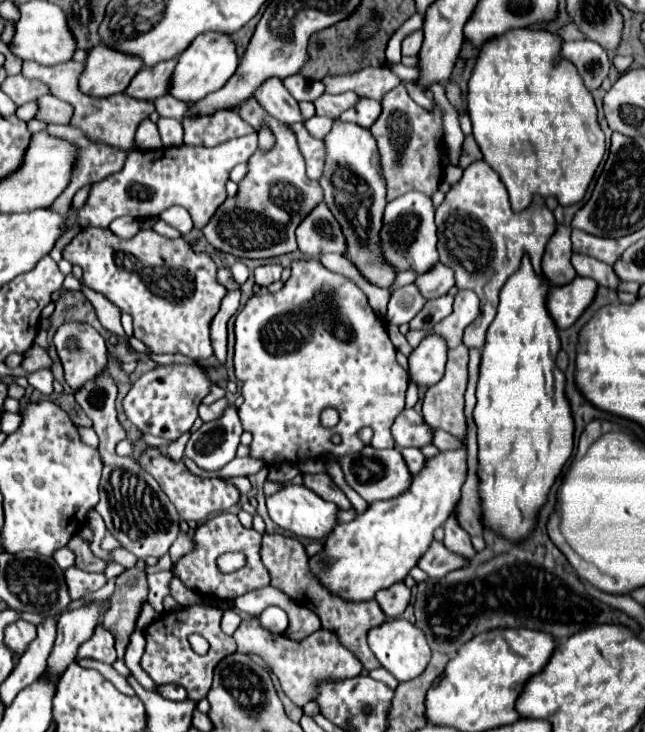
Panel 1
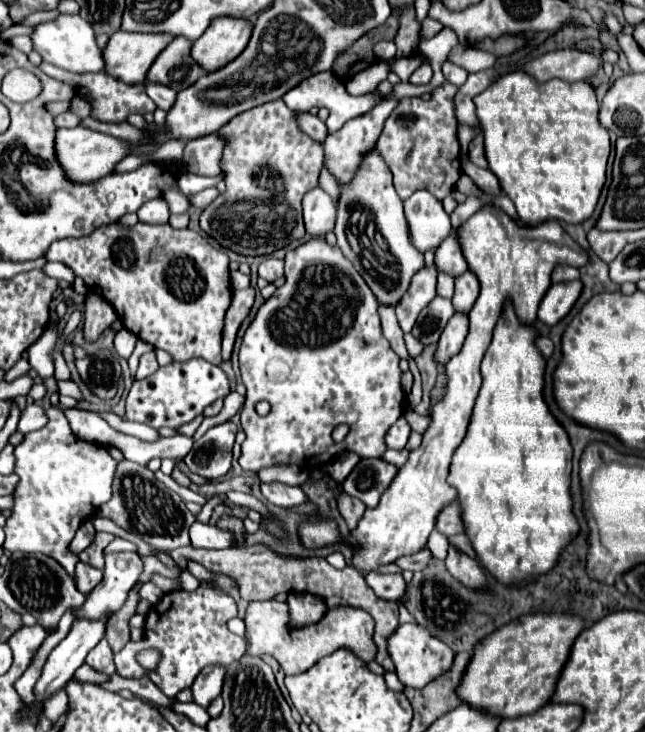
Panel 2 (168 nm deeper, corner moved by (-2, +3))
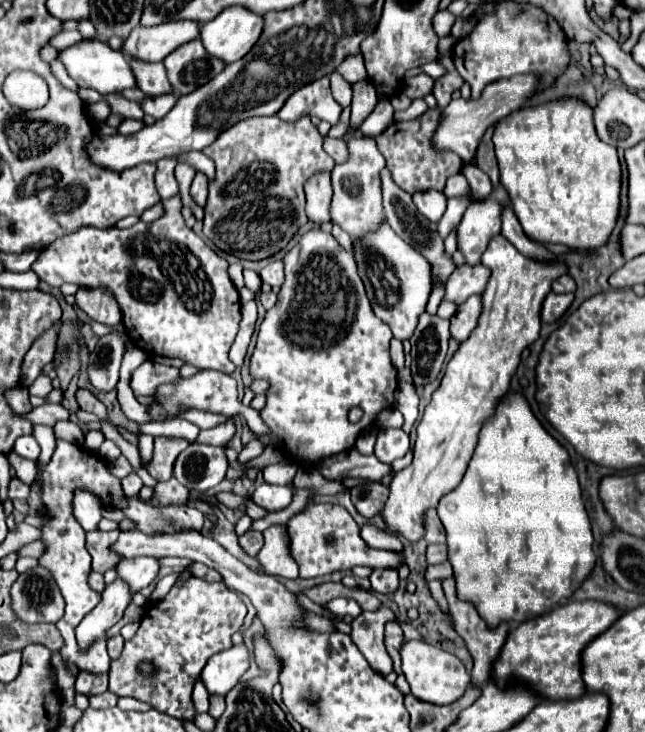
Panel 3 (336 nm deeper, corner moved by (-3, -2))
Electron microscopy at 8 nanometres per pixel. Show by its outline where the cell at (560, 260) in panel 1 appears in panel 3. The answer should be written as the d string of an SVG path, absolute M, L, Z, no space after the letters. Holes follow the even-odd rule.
M563 275L557 281L553 281L553 291L555 293L573 293L575 291L575 281L569 275Z

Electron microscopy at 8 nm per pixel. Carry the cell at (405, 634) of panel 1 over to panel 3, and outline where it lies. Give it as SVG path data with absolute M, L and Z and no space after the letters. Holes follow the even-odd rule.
M423 639L419 641L405 641L401 647L401 669L403 675L407 679L407 683L411 685L411 693L427 703L435 703L435 705L449 705L455 699L459 699L467 687L467 683L471 681L471 675L467 673L463 661L435 645L425 643Z

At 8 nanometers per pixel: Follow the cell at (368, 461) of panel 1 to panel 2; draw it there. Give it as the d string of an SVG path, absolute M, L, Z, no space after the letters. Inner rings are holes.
M362 458L342 482L342 490L348 496L362 500L368 508L376 508L382 492L386 490L386 486L390 486L396 472L396 466L378 462L378 458Z

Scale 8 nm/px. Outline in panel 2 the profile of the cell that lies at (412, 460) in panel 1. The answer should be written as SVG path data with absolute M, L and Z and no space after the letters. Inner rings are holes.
M386 450L386 452L380 456L380 460L388 462L388 464L394 464L394 466L398 466L398 468L406 462L406 458L408 458L408 450Z

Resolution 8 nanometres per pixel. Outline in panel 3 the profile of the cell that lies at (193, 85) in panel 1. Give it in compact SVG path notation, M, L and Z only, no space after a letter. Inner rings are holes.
M235 5L227 7L211 23L201 27L201 41L211 57L219 57L225 65L229 65L251 51L261 35L261 29L261 15Z

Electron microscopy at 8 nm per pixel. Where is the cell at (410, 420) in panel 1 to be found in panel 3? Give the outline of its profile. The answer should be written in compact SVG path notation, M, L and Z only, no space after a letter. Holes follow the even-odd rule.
M381 429L375 443L375 455L383 463L393 463L407 453L409 445L409 435L403 429Z

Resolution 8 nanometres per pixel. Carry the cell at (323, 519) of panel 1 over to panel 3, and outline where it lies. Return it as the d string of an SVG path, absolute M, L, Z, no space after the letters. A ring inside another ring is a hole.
M263 483L261 487L257 487L253 491L253 495L251 495L251 499L257 505L261 505L261 507L265 507L269 511L281 511L281 509L285 509L291 503L291 497L293 497L293 493L291 493L289 487L267 485L267 483Z

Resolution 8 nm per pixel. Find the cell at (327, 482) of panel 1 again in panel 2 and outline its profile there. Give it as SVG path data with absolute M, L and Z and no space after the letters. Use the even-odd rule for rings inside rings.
M340 494L338 496L338 508L340 508L340 514L344 516L348 528L356 530L366 506L362 506L362 502L358 502L356 498L350 498L348 494Z

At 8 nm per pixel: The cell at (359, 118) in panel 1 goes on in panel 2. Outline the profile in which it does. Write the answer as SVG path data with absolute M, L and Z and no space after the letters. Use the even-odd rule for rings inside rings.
M400 100L382 102L382 106L378 106L378 110L372 110L372 114L366 114L366 118L356 118L354 122L346 122L346 126L342 130L338 130L338 132L330 134L330 138L326 138L326 142L324 142L324 152L326 152L324 164L326 164L328 172L336 178L338 184L348 184L354 178L356 170L362 164L362 158L376 146L380 132L384 128L384 122L392 114L392 110L398 106L398 102Z

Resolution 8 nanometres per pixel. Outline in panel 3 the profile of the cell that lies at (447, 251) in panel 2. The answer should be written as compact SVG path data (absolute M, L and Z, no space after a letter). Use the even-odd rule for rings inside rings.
M503 187L495 189L483 203L467 207L457 227L457 251L463 253L465 263L479 263L487 243L501 231L501 209L509 205L509 197Z

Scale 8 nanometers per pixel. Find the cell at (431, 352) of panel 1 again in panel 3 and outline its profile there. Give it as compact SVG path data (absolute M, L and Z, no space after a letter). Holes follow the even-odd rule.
M481 295L469 297L463 305L459 305L457 313L451 317L451 337L463 343L475 329L479 315L481 315Z

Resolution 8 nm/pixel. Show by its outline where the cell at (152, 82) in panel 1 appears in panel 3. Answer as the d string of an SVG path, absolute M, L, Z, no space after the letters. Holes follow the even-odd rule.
M201 39L189 41L177 47L171 55L163 59L169 83L179 95L187 95L223 71L223 63L209 57L201 45Z

